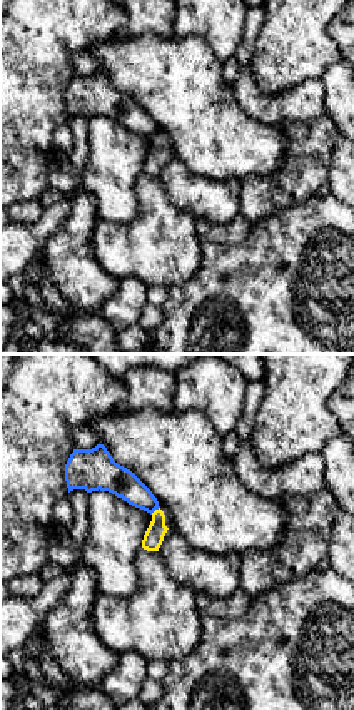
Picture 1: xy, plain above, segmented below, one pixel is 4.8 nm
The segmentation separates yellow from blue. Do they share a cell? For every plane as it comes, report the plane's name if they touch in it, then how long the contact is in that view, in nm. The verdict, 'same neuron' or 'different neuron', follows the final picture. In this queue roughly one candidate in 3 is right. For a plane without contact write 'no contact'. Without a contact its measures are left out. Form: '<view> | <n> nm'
xy | 60 nm

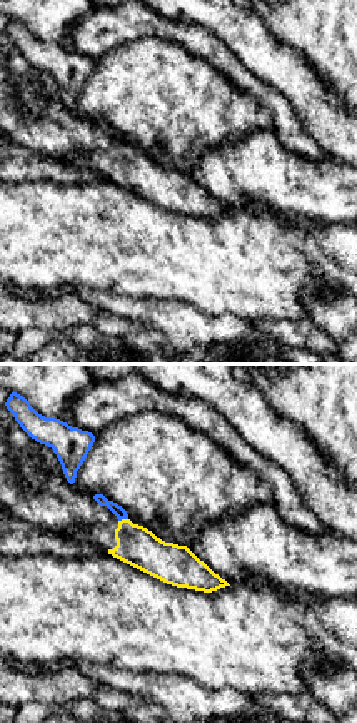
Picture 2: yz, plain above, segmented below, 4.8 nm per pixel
yz | 50 nm

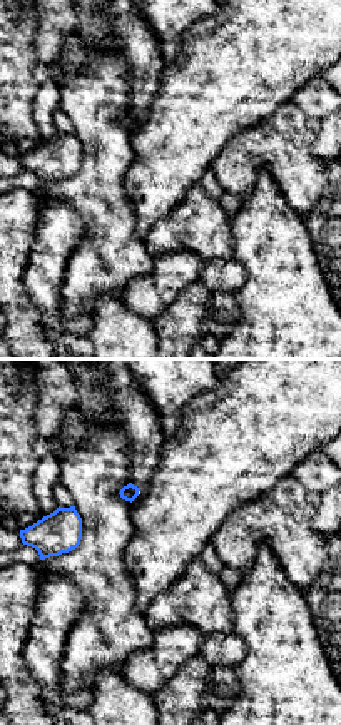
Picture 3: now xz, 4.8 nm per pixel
no contact

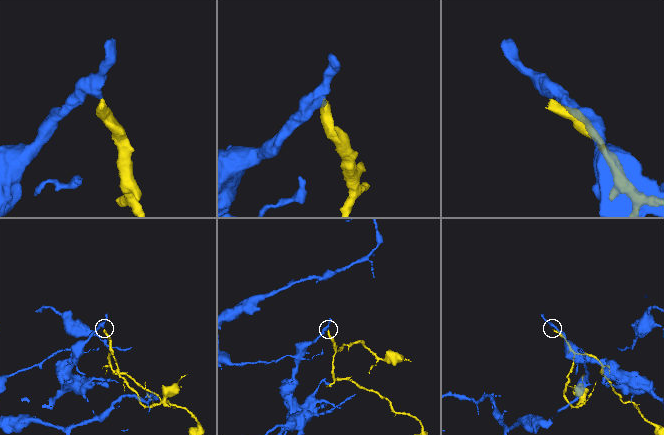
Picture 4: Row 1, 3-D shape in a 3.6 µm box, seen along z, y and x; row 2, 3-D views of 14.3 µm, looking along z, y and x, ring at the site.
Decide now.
different neuron

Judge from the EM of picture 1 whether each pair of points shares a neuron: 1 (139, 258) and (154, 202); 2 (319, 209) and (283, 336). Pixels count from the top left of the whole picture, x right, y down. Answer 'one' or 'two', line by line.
1: one
2: one

